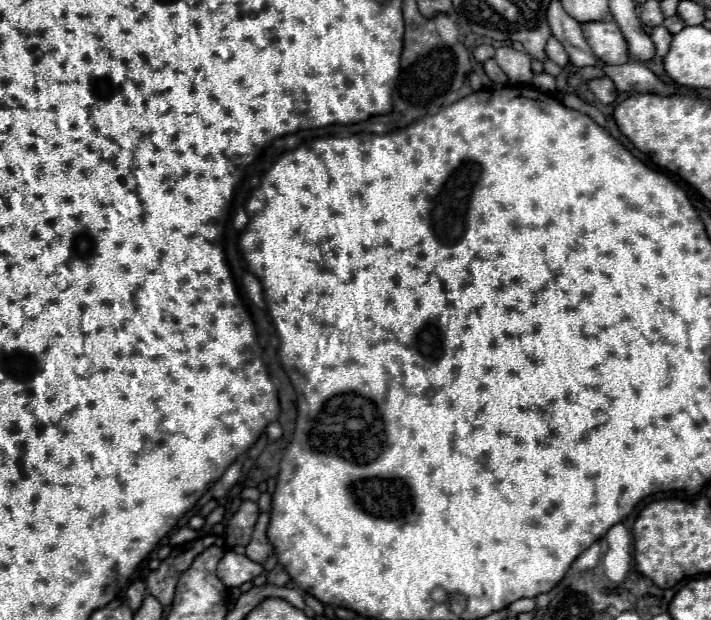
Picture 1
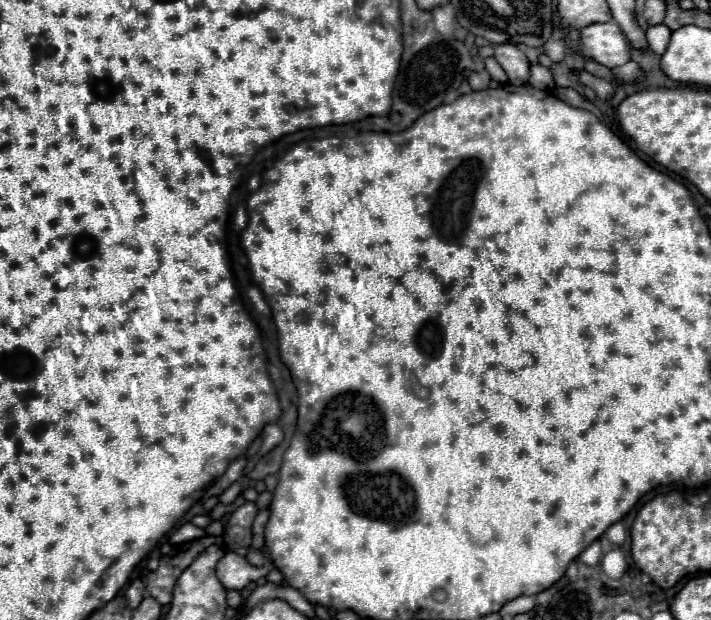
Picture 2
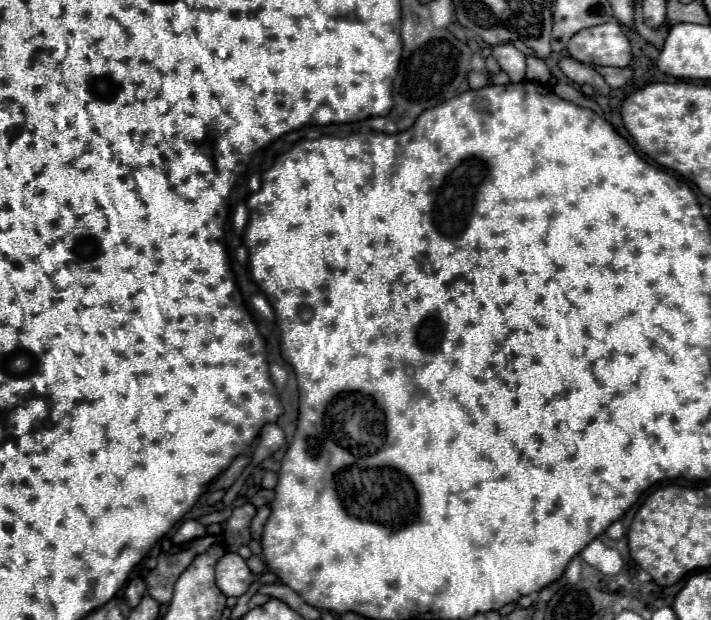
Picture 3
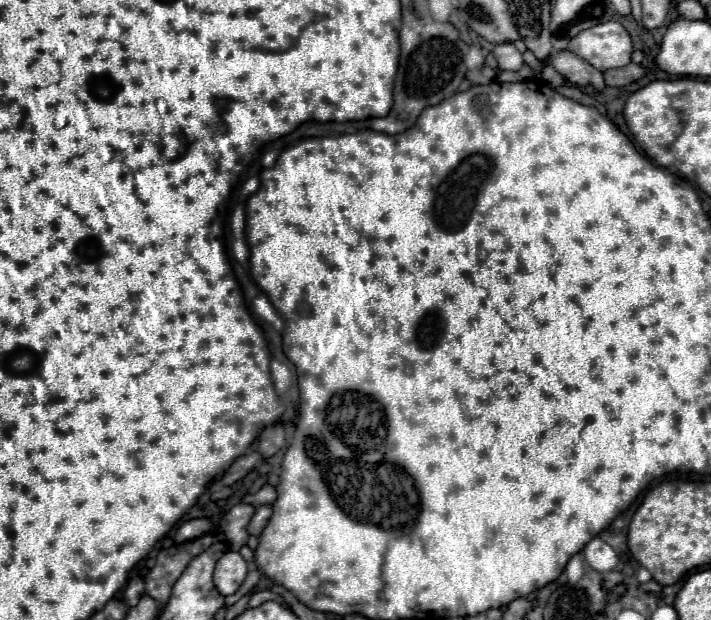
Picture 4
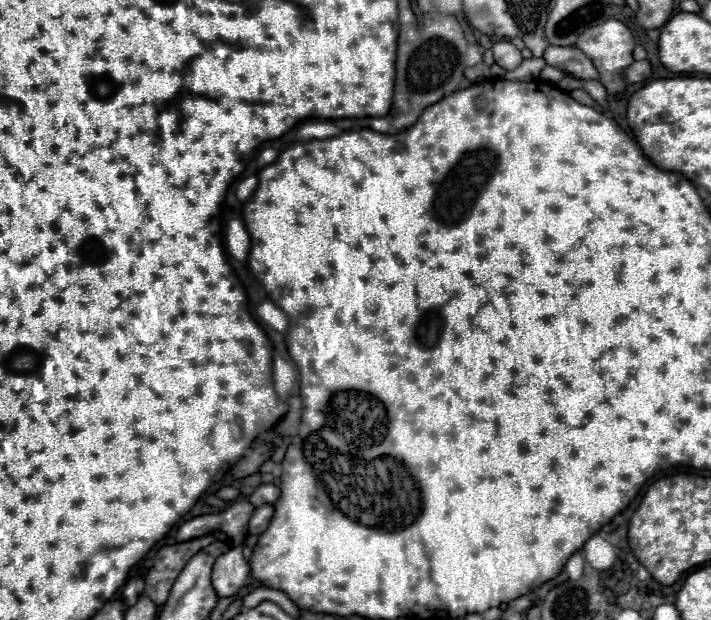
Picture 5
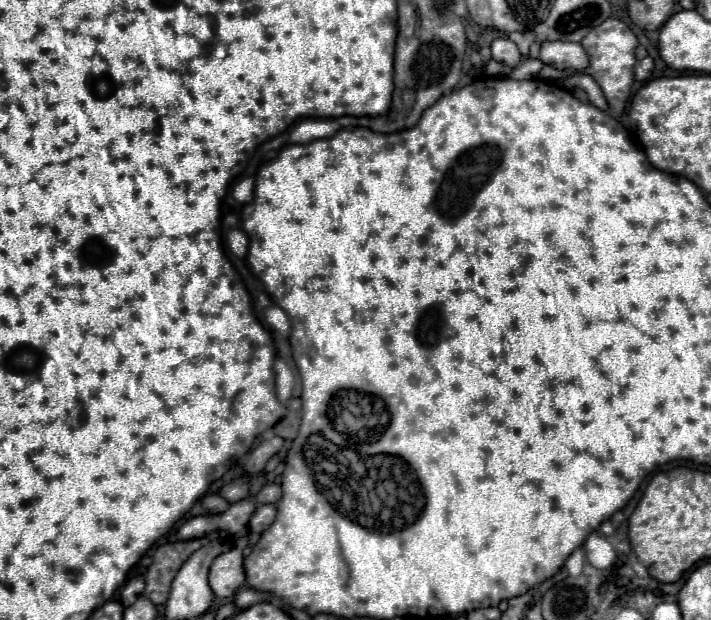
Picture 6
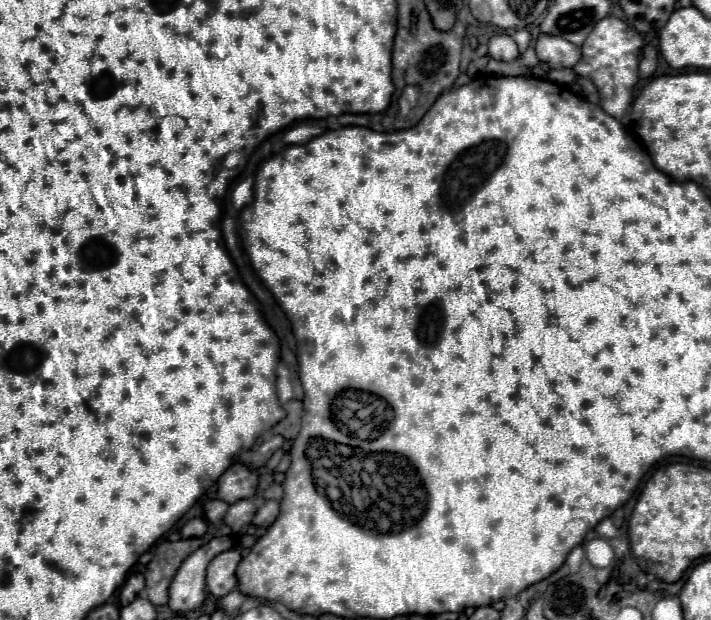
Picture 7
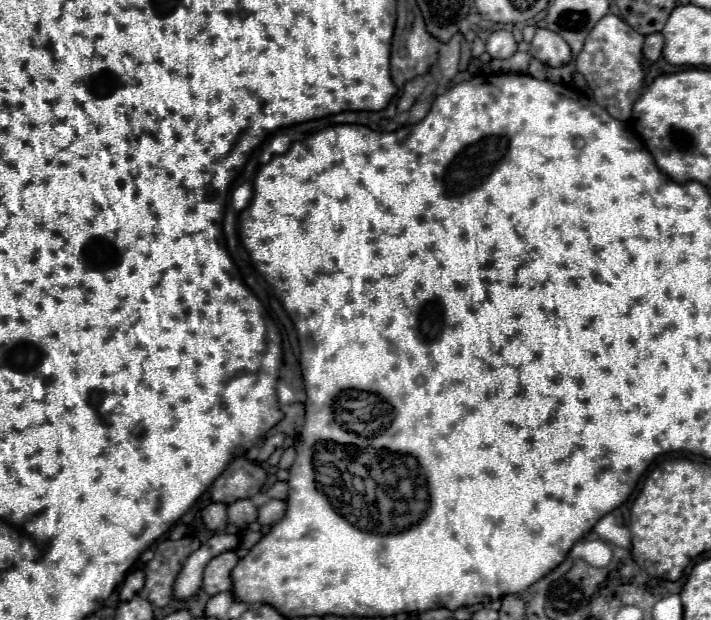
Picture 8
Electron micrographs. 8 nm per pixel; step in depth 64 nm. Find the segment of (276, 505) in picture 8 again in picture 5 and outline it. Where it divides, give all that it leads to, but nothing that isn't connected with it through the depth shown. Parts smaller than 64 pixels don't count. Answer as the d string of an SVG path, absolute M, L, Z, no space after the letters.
M264 504L264 506L256 508L254 514L252 514L252 520L250 520L250 524L248 524L248 532L250 532L250 534L262 534L264 528L266 528L266 526L270 524L270 520L272 520L272 512L274 512L274 506L272 506L272 504Z

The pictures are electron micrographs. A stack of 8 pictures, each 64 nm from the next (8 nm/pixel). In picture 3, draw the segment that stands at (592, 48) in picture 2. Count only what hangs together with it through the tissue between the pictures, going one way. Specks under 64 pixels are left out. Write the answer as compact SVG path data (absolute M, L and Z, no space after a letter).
M618 22L586 28L568 42L572 58L596 66L628 66L632 60L630 40Z

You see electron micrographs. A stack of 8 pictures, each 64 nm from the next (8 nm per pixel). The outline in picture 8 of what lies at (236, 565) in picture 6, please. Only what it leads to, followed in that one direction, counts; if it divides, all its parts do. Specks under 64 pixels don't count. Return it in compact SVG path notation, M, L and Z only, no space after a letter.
M224 552L216 558L212 558L204 570L204 578L202 578L202 588L206 594L214 596L218 592L228 592L232 588L232 580L230 580L230 572L236 566L239 557L236 552Z

